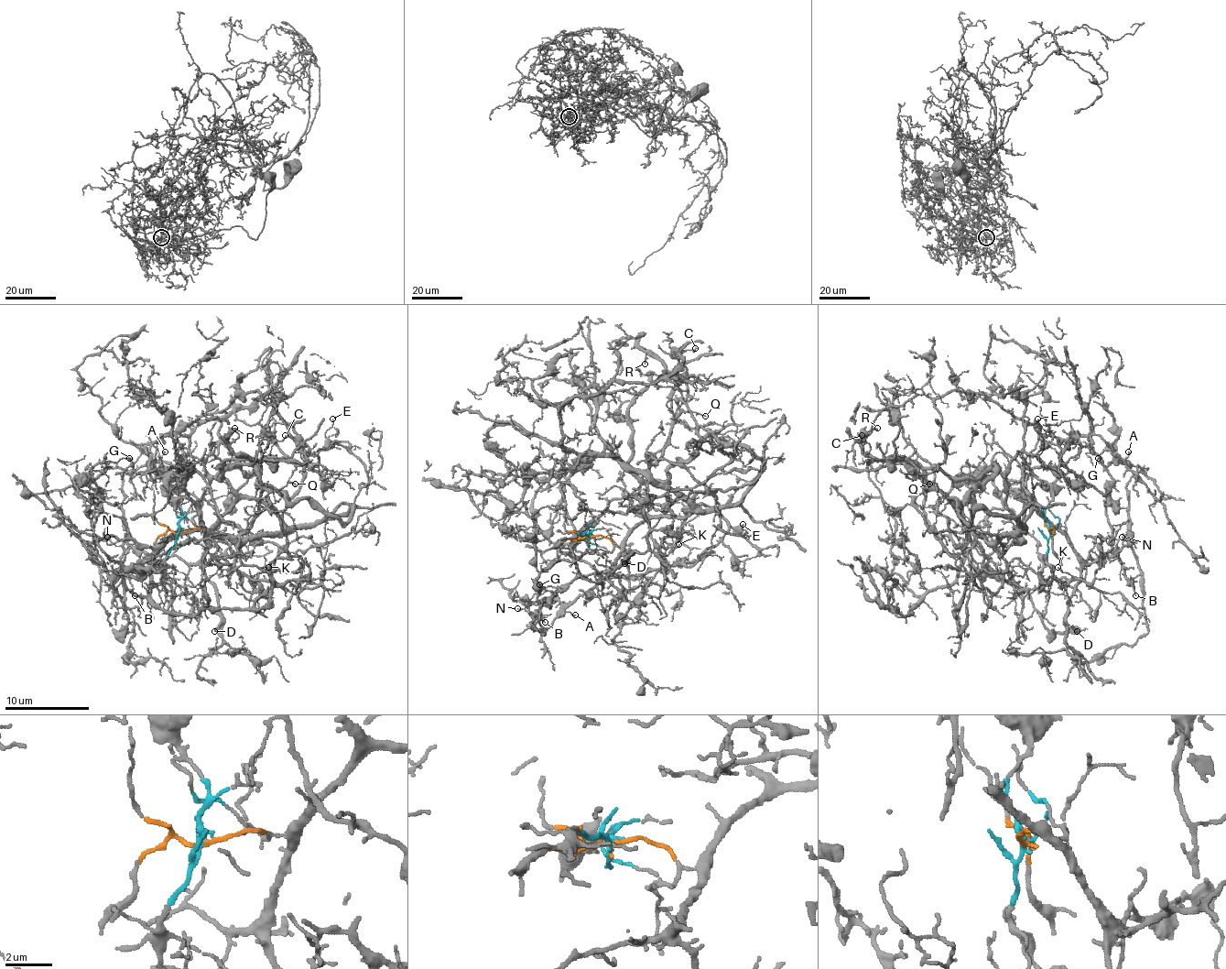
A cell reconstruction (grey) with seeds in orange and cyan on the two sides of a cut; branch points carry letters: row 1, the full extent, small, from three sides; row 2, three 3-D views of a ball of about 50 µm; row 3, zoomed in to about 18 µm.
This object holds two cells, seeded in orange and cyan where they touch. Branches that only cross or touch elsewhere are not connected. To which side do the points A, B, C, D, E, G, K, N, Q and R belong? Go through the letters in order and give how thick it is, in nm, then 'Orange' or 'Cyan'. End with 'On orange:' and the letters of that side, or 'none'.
A: Thickness 130 nm. Cyan
B: Thickness 110 nm. Cyan
C: Thickness 150 nm. Cyan
D: Thickness 120 nm. Orange
E: Thickness 90 nm. Orange
G: Thickness 140 nm. Cyan
K: Thickness 120 nm. Orange
N: Thickness 110 nm. Cyan
Q: Thickness 110 nm. Orange
R: Thickness 160 nm. Orange
On orange: D, E, K, Q, R

